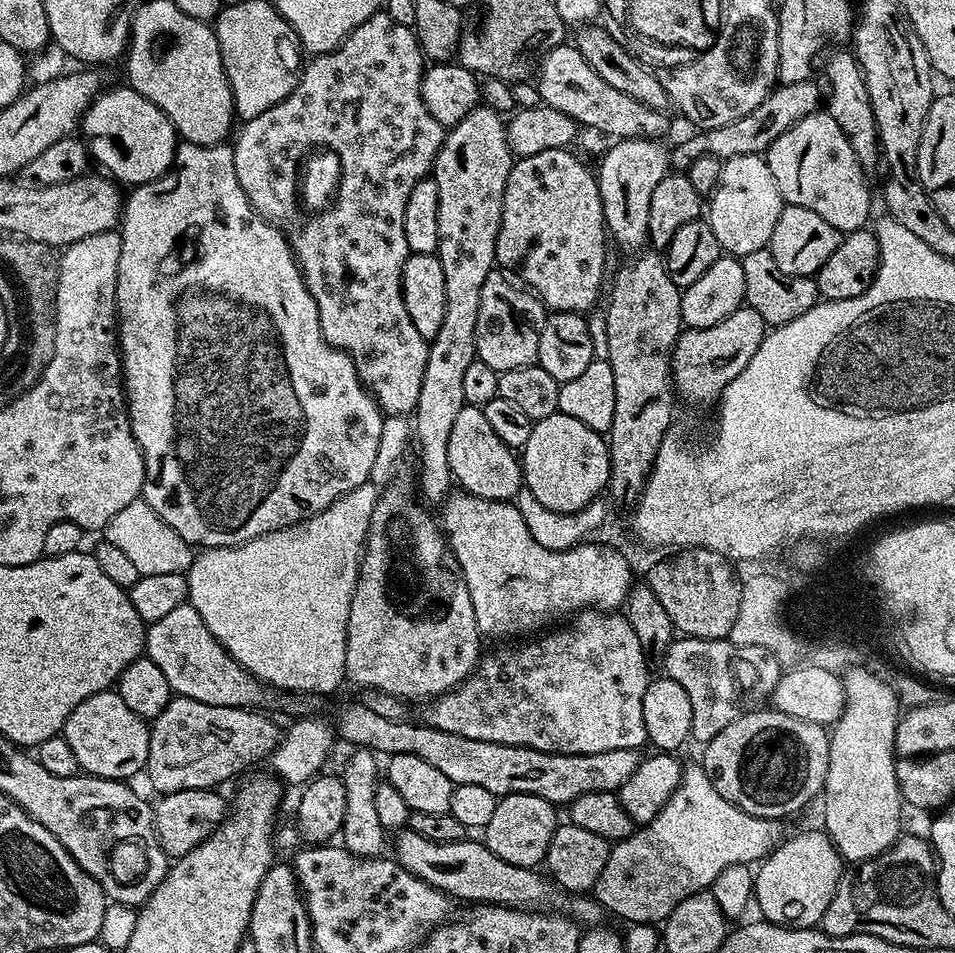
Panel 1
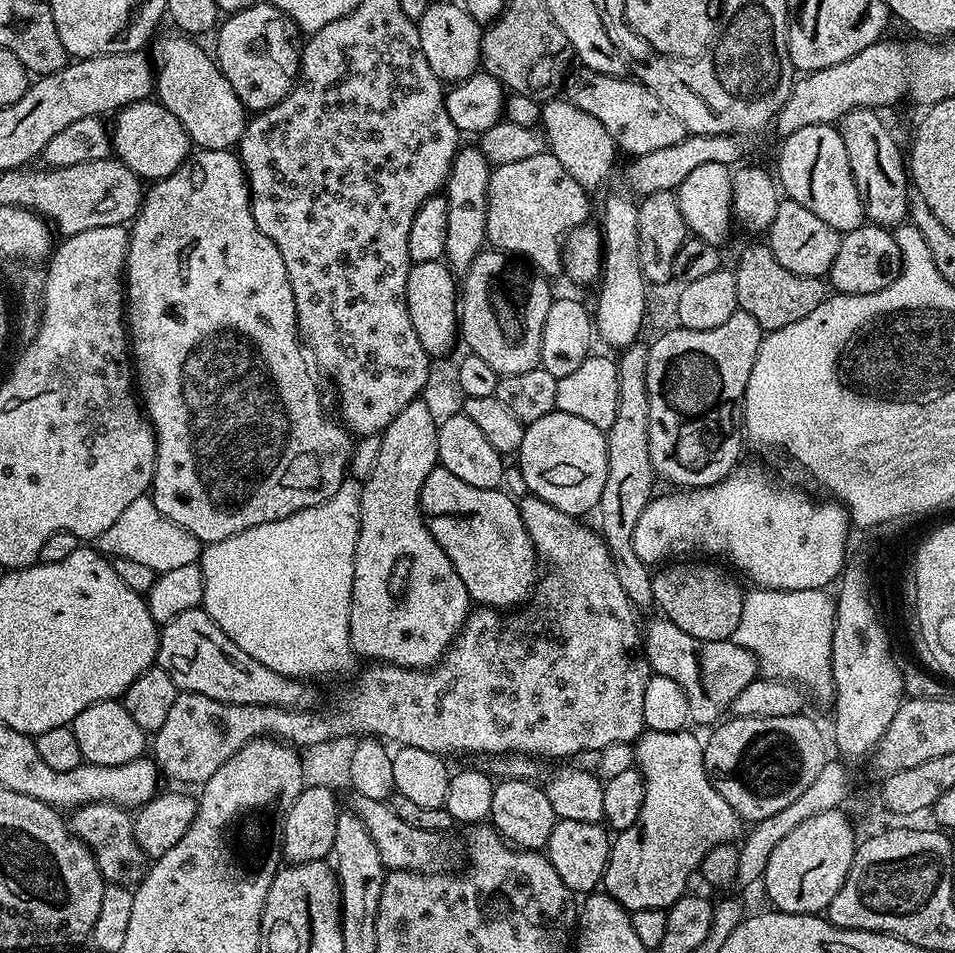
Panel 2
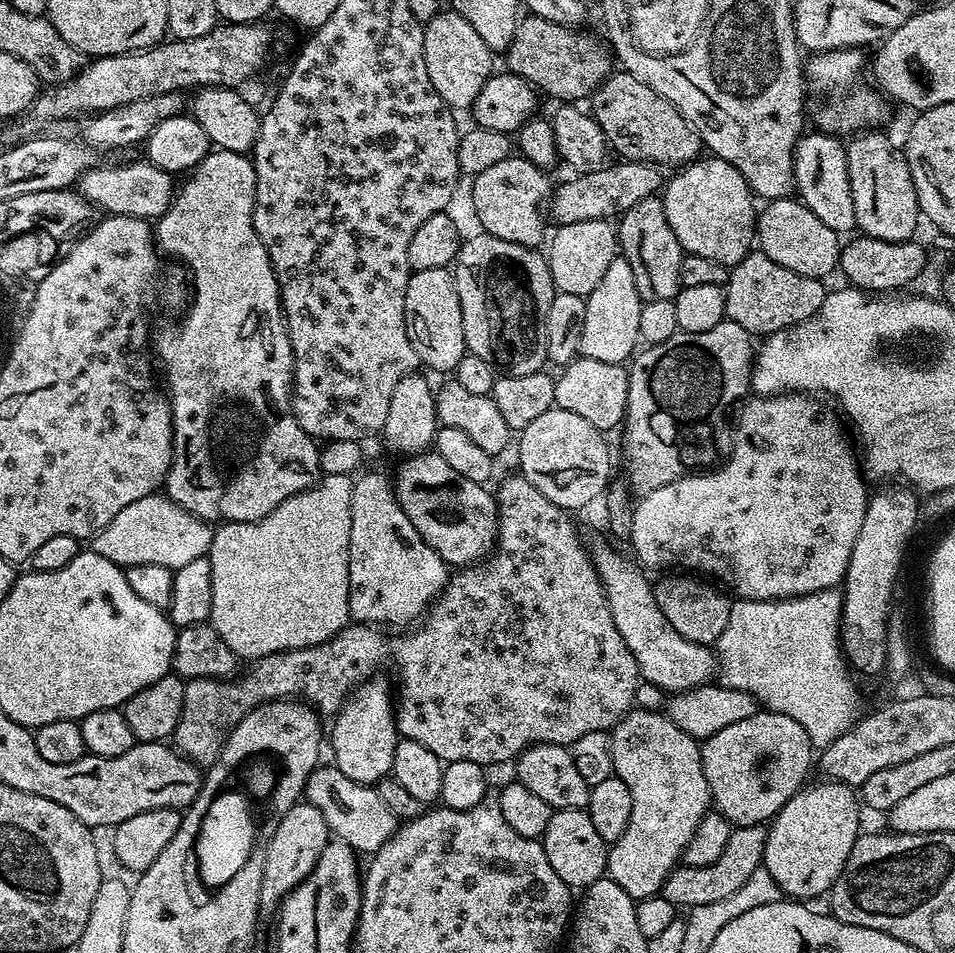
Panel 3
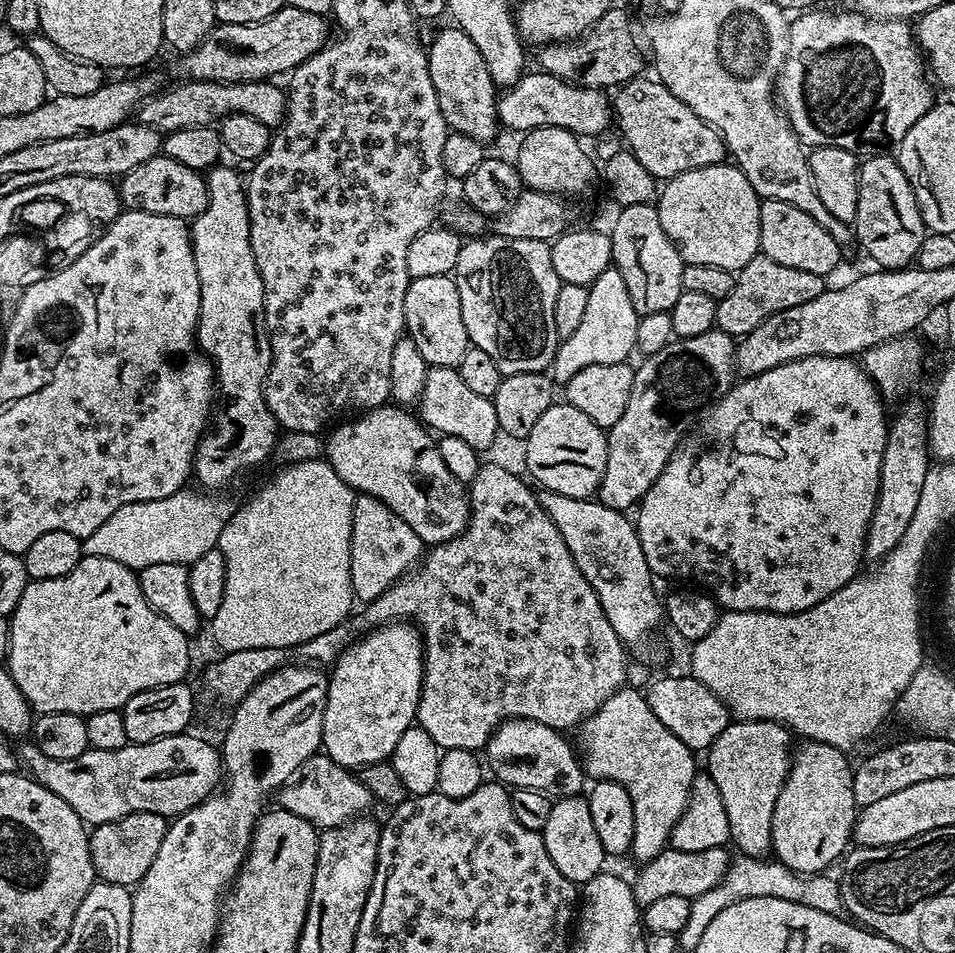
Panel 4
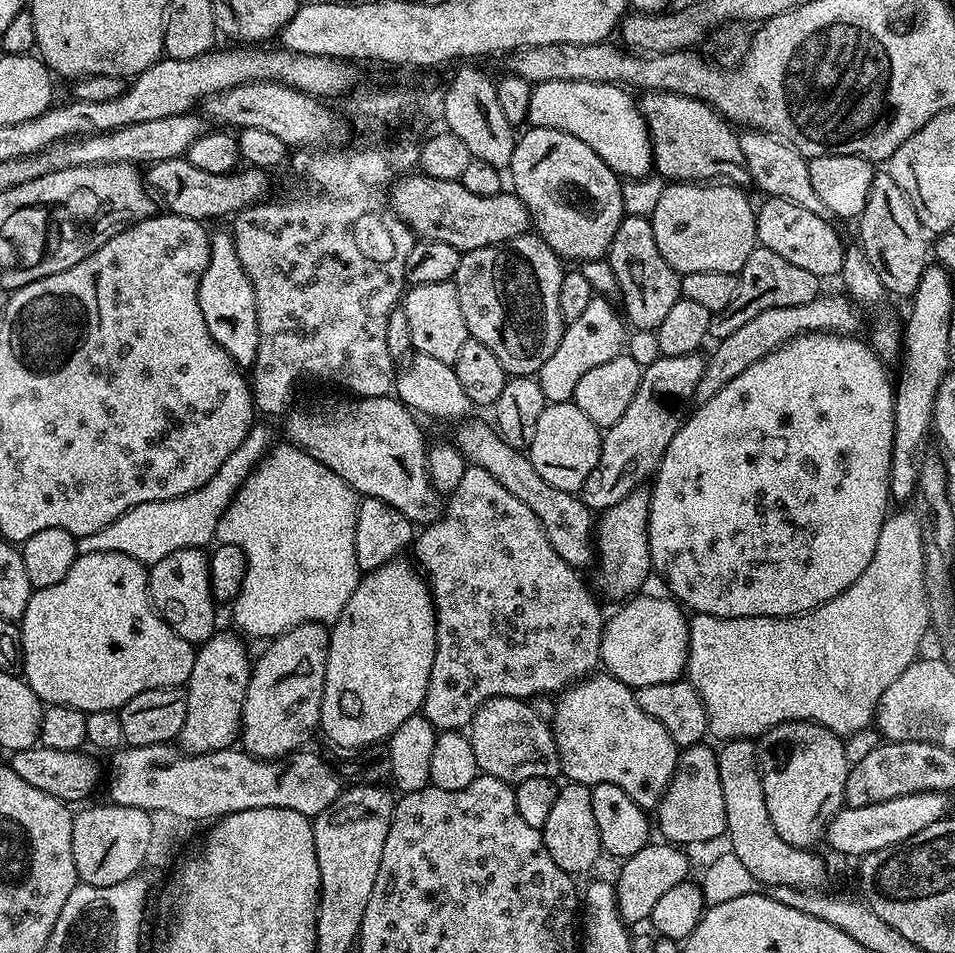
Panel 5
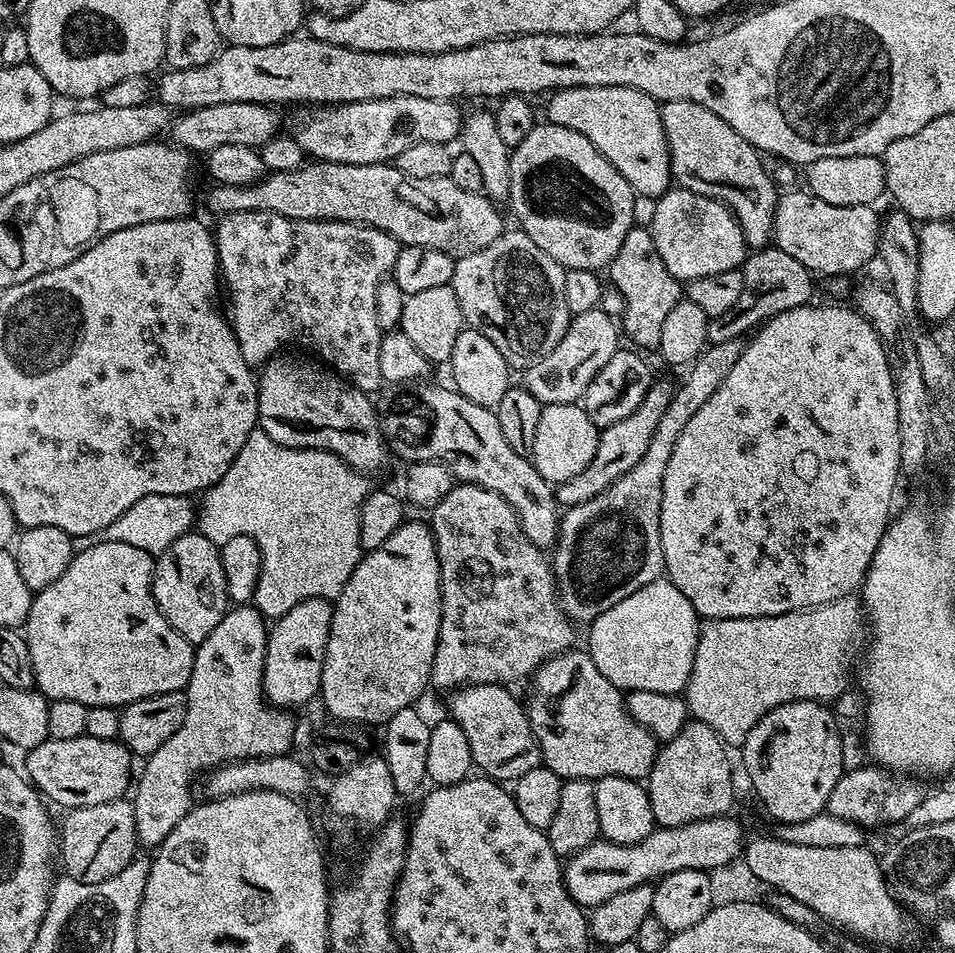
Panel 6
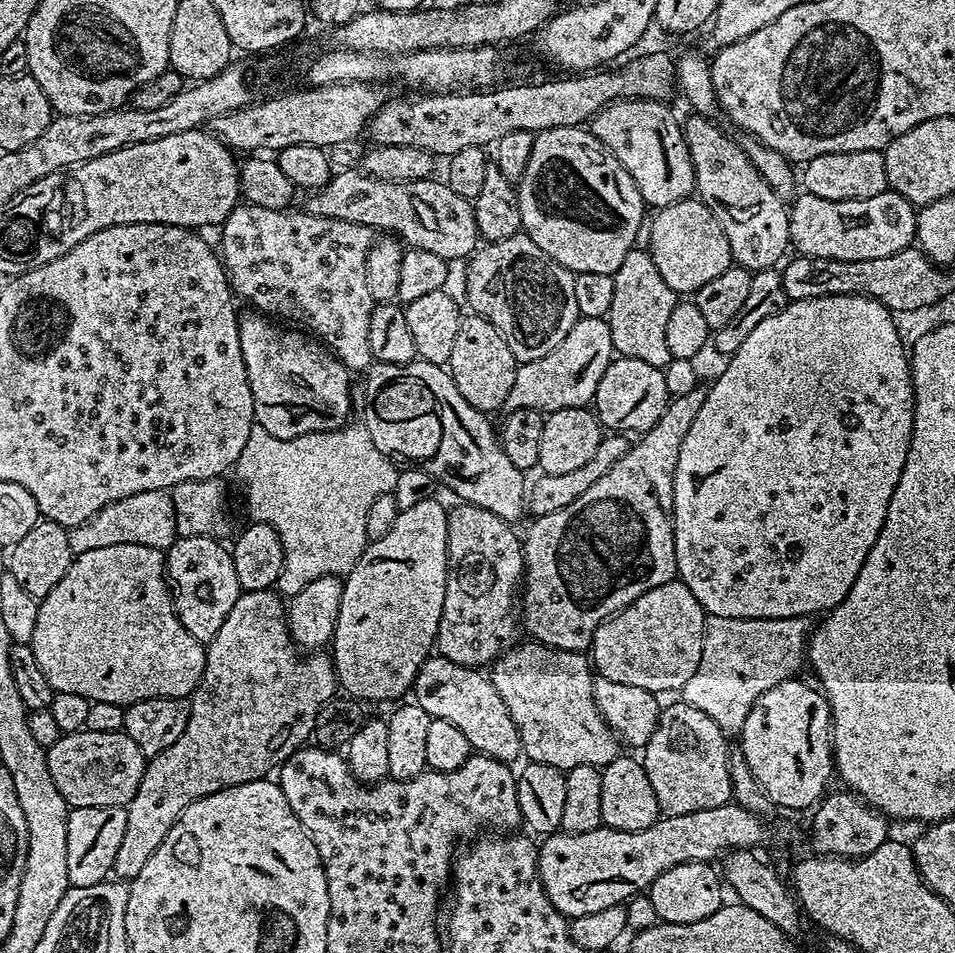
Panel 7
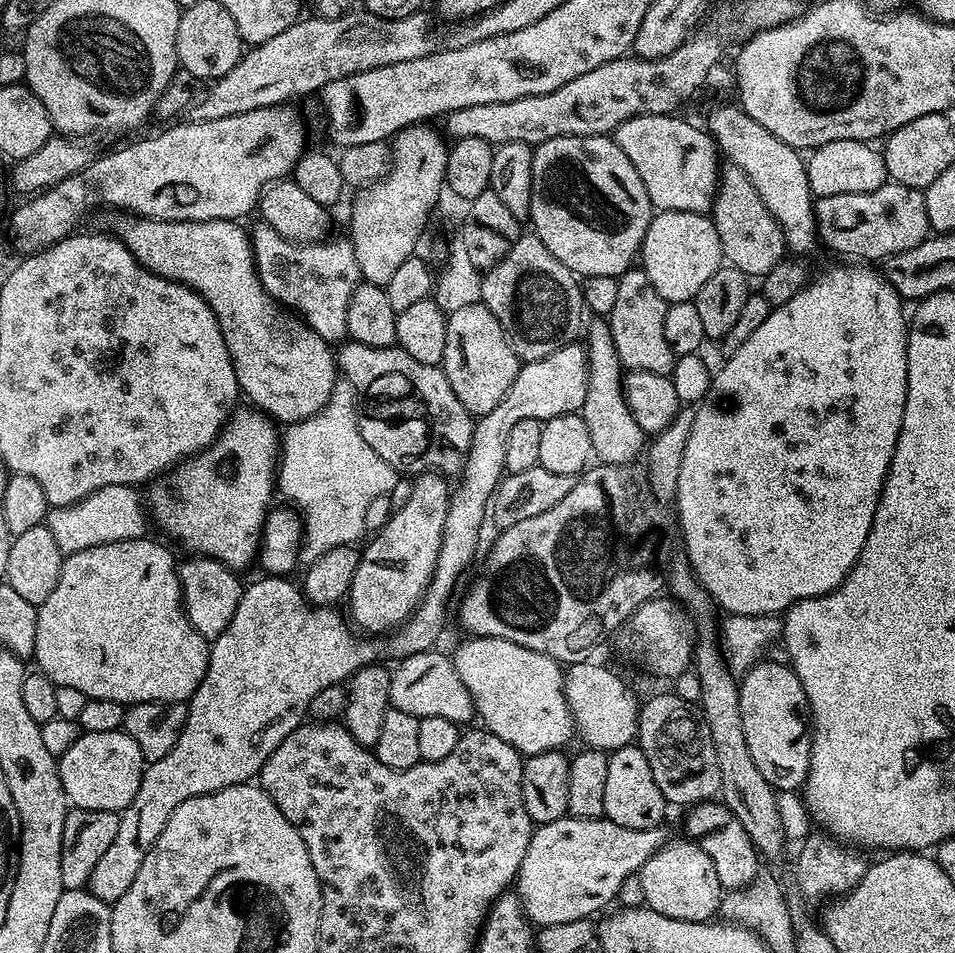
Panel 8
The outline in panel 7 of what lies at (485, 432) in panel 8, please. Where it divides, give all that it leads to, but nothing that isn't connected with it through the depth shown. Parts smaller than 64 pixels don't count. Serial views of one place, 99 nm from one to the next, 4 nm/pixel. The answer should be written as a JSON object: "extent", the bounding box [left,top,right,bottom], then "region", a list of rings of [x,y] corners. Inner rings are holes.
{"extent":[507,318,614,414],"region":[[[580,318],[576,325],[542,358],[523,361],[514,374],[514,386],[510,386],[507,407],[529,408],[545,414],[563,408],[583,408],[596,398],[598,382],[606,366],[614,359],[610,326],[605,318]]]}

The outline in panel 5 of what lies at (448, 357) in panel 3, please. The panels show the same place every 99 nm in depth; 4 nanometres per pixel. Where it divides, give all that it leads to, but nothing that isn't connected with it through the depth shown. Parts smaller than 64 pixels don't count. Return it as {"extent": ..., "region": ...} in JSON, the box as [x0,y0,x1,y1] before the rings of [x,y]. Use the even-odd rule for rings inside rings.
{"extent":[402,280,470,365],"region":[[[447,280],[413,284],[402,297],[402,307],[406,310],[406,319],[410,325],[413,349],[430,354],[430,358],[438,358],[438,362],[455,365],[458,354],[462,354],[462,346],[466,346],[470,338],[466,318],[462,318],[462,302],[458,302],[455,283]]]}

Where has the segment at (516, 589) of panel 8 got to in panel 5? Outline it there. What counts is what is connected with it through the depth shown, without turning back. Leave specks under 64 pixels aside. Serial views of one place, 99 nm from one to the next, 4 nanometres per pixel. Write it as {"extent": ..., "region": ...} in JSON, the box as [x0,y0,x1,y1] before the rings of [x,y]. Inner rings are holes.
{"extent":[595,294,861,601],"region":[[[821,294],[814,302],[806,302],[802,306],[774,306],[774,310],[762,310],[762,314],[750,318],[746,326],[734,330],[730,338],[715,345],[712,358],[710,356],[707,359],[704,373],[696,387],[696,400],[703,402],[714,398],[714,394],[718,394],[718,390],[722,390],[726,382],[734,382],[734,378],[738,378],[742,370],[750,370],[754,362],[766,358],[766,354],[778,350],[795,336],[805,336],[807,332],[859,333],[861,309],[847,295],[839,295]],[[637,490],[630,493],[622,502],[610,506],[605,512],[599,513],[595,525],[595,547],[598,549],[598,564],[595,587],[605,592],[612,600],[623,601],[633,594],[639,593],[648,572],[653,571],[648,545],[648,501],[649,493]]]}

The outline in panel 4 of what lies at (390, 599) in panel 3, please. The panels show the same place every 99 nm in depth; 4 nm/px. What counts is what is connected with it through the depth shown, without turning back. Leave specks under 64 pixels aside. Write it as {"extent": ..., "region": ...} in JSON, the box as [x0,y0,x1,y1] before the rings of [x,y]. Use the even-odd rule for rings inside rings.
{"extent":[350,495,422,601],"region":[[[357,495],[350,542],[350,578],[352,594],[357,601],[377,600],[386,589],[391,588],[393,582],[405,575],[421,556],[422,545],[418,534],[414,534],[414,530],[410,530],[410,526],[402,522],[402,518],[394,514],[394,510],[390,510],[390,506],[373,496]]]}

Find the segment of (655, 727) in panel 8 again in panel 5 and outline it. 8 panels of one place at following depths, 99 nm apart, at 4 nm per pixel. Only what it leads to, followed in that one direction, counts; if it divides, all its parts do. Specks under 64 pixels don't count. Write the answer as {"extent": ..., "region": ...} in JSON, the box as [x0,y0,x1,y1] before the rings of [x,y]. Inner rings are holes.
{"extent":[654,743,728,846],"region":[[[707,743],[692,744],[683,749],[676,757],[676,769],[672,775],[670,786],[660,800],[660,807],[655,809],[654,824],[660,827],[660,832],[665,841],[677,846],[688,844],[708,844],[725,835],[728,830],[726,822],[726,802],[722,799],[722,774],[718,774],[720,757],[717,749],[707,748]]]}

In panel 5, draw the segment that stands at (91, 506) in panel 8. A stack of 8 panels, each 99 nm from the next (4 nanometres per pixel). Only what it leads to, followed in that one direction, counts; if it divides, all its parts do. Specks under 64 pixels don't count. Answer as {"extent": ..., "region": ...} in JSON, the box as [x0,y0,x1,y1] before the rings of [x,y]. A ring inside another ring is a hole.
{"extent":[76,426,268,566],"region":[[[254,426],[246,434],[238,450],[234,450],[234,454],[230,454],[230,458],[226,458],[226,462],[218,466],[218,474],[214,474],[210,482],[198,486],[198,490],[190,494],[182,494],[169,500],[146,502],[126,510],[126,514],[118,517],[113,524],[107,524],[102,530],[89,536],[79,537],[76,541],[77,553],[85,556],[95,552],[121,552],[134,558],[139,564],[151,566],[166,558],[166,554],[174,554],[174,550],[204,548],[211,545],[216,540],[218,522],[236,497],[236,491],[246,482],[248,475],[260,465],[266,452],[264,443],[267,440],[268,436],[260,426]]]}

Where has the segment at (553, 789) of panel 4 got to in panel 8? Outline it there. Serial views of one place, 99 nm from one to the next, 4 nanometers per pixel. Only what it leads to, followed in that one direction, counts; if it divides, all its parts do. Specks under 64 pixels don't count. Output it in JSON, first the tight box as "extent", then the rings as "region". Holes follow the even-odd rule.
{"extent":[388,650,474,725],"region":[[[429,650],[405,656],[397,663],[400,665],[396,669],[391,669],[388,703],[406,714],[414,714],[419,720],[450,718],[450,722],[467,725],[467,720],[473,719],[474,716],[470,694],[466,686],[462,686],[462,678],[458,678],[458,670],[454,670],[451,659],[436,651]]]}

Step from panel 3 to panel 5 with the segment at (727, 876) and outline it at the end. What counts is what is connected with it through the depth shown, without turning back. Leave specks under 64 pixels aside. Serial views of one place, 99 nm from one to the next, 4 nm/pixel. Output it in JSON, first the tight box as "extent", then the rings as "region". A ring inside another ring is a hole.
{"extent":[614,842,689,926],"region":[[[649,842],[638,854],[627,857],[620,868],[620,877],[614,880],[616,890],[616,905],[624,923],[635,926],[643,922],[651,921],[652,911],[658,898],[666,894],[678,882],[689,879],[688,856],[683,847],[669,844],[667,842]]]}

